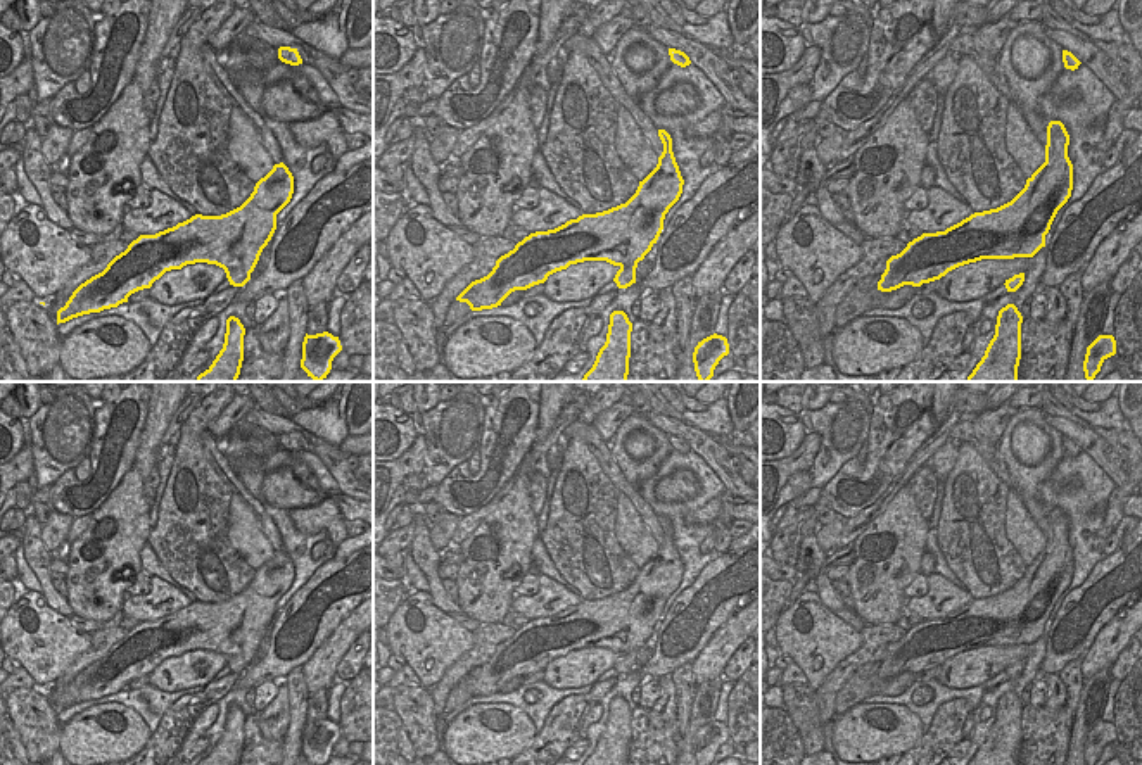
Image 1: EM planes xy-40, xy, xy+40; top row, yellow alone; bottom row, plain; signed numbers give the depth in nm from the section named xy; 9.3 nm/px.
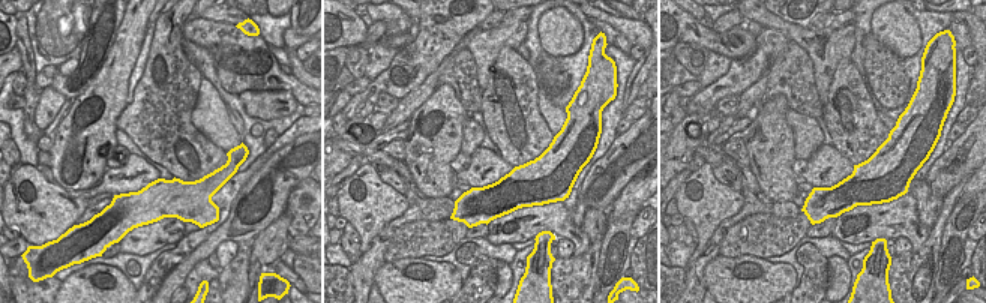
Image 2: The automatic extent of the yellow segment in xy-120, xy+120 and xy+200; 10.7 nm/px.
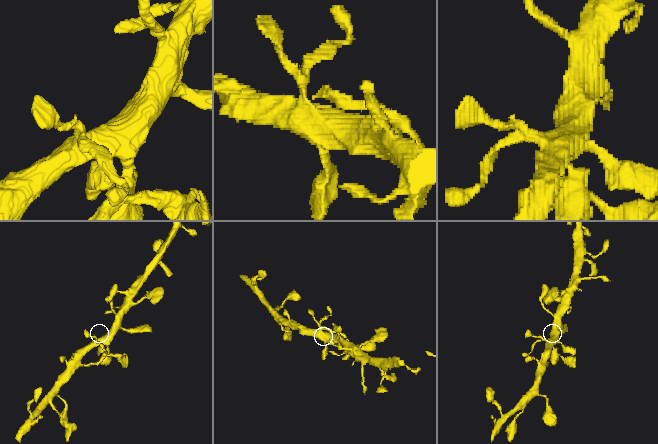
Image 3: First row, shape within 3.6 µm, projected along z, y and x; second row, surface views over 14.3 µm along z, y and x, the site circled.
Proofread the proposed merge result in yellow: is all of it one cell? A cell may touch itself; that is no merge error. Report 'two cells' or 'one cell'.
one cell

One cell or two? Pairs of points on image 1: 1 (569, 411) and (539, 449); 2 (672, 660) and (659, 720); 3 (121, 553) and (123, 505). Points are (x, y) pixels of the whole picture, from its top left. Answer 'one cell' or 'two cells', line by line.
1: one cell
2: two cells
3: one cell

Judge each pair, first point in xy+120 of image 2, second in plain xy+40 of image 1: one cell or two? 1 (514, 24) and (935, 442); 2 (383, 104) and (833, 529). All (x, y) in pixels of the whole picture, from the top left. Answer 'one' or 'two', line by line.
1: two
2: two

